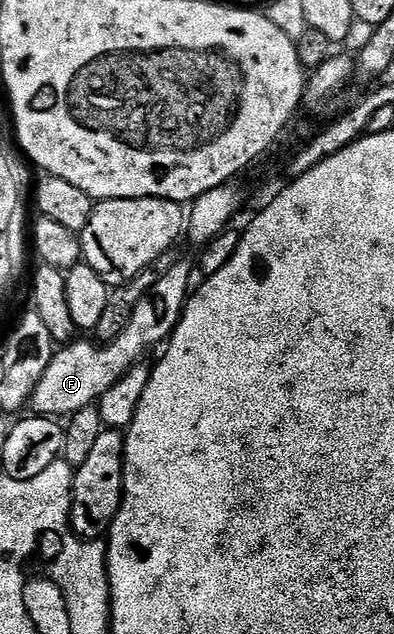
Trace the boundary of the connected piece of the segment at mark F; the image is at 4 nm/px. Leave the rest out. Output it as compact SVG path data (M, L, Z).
M180 260L165 274L159 275L157 283L146 291L130 316L130 322L120 336L99 348L95 341L73 340L61 345L50 360L42 380L34 388L30 406L40 416L71 416L82 408L93 405L106 393L131 366L137 365L140 358L151 346L167 343L172 331L180 323L184 314L184 303L190 297L190 272L193 263Z

